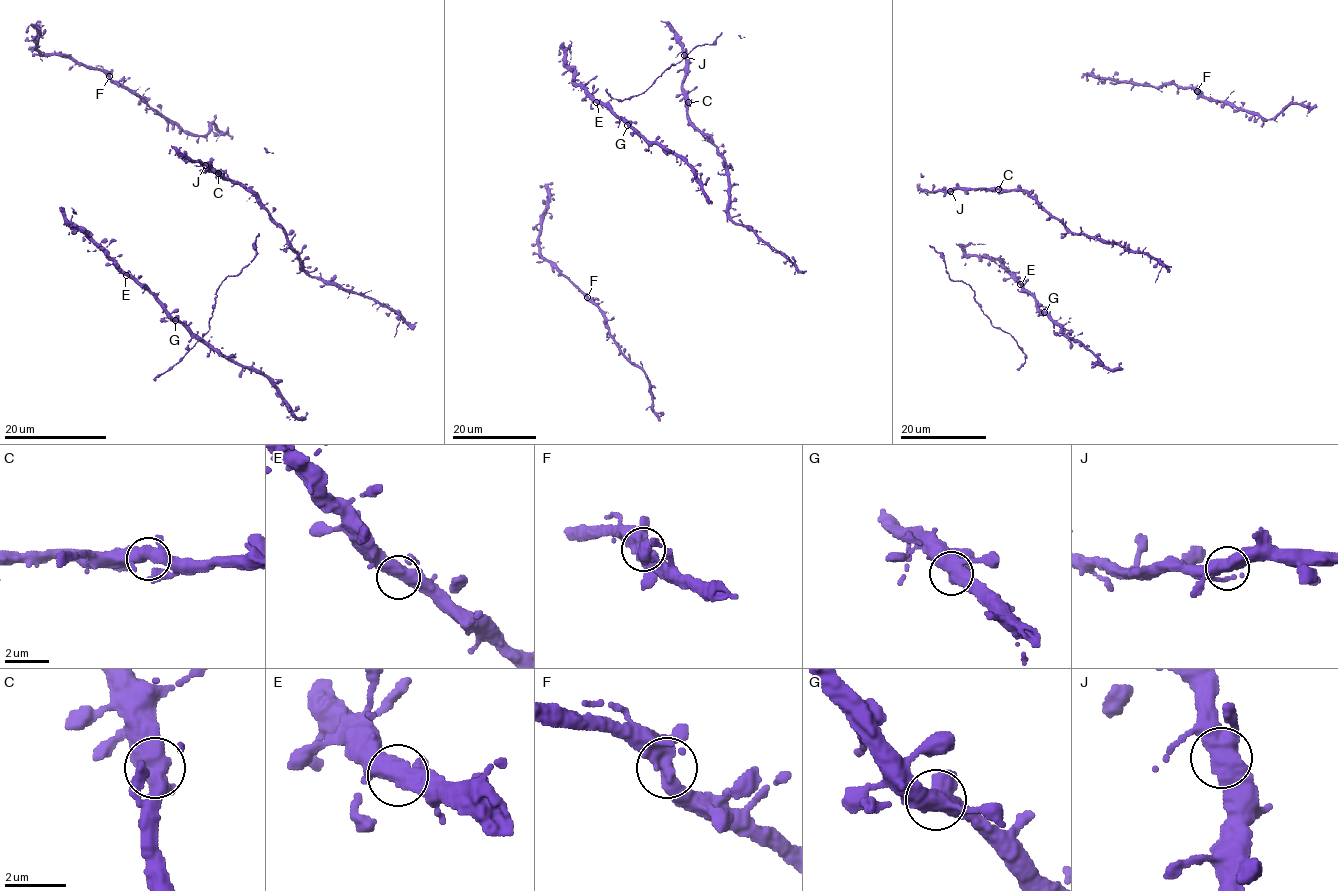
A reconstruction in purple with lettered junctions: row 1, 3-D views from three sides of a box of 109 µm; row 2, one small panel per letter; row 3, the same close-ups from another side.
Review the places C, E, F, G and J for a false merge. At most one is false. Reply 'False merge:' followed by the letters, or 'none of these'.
False merge: none of these

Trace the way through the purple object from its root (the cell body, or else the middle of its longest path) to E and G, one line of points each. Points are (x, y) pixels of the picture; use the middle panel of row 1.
E: (613, 113), (596, 102)
G: (613, 113), (627, 125)

